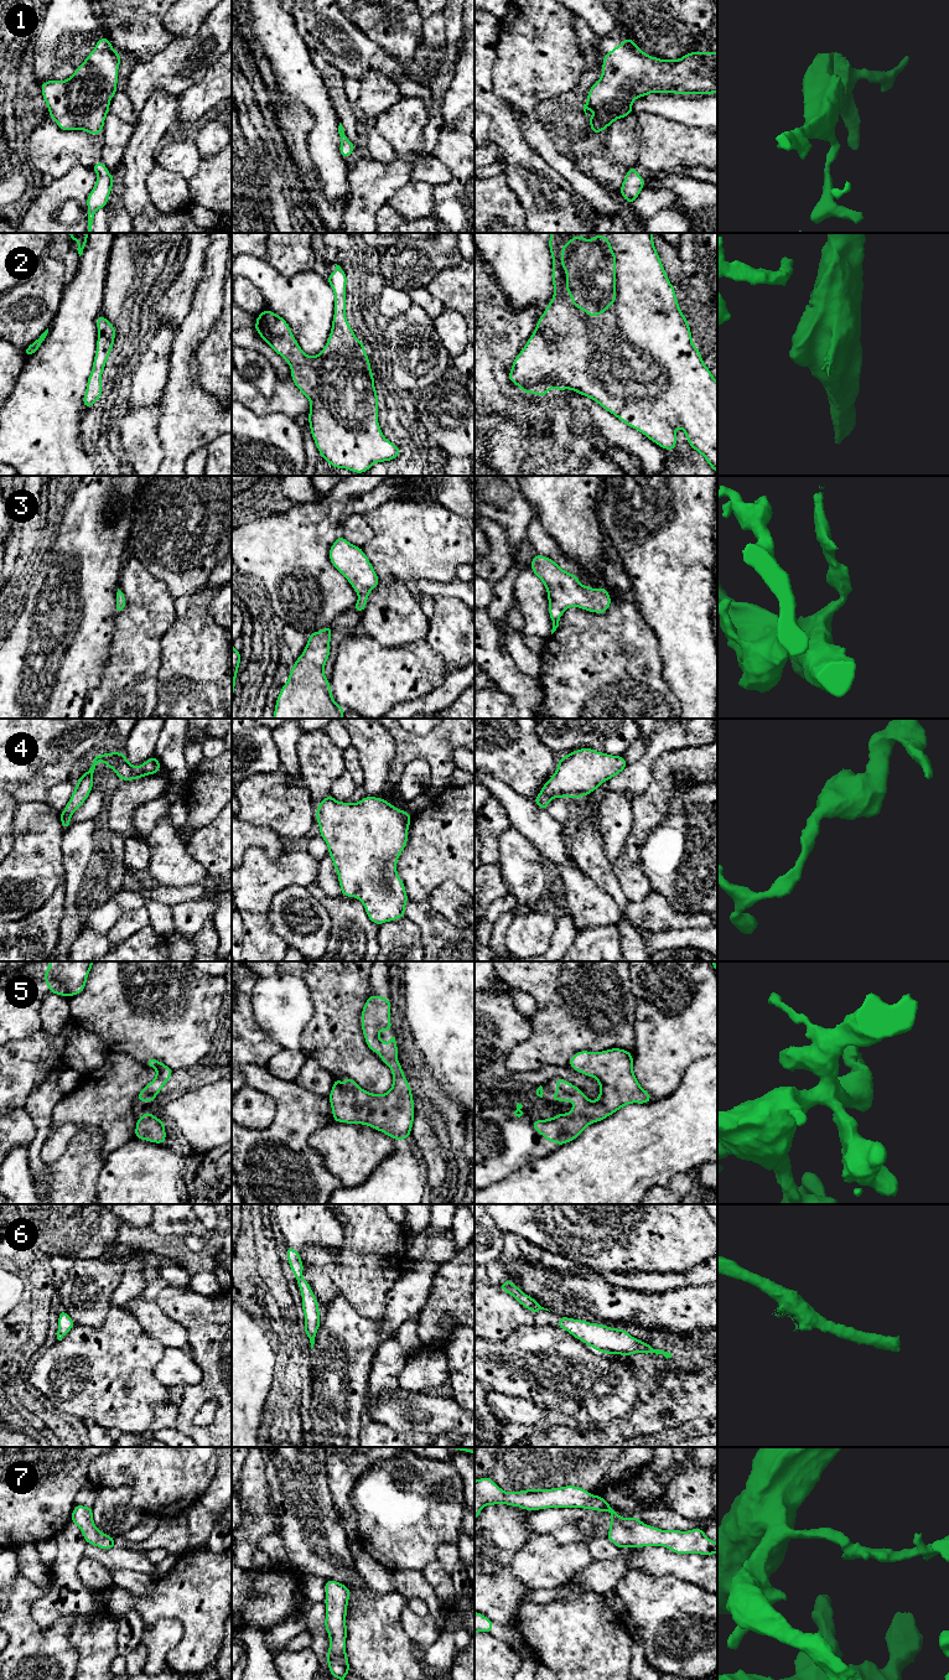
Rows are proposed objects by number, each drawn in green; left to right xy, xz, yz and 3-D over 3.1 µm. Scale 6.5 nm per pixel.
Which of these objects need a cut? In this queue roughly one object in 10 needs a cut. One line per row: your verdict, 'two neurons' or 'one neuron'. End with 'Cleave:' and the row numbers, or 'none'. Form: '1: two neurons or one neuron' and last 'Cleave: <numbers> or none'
1: one neuron
2: one neuron
3: one neuron
4: one neuron
5: one neuron
6: one neuron
7: one neuron
Cleave: none

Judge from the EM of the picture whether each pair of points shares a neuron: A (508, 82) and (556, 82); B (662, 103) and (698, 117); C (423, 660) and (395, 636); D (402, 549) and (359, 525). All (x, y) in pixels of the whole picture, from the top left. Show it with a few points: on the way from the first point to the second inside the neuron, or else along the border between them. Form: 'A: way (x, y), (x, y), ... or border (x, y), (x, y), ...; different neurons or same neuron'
A: way (520, 81), (544, 81); same neuron
B: way (670, 105), (689, 109); same neuron
C: border (424, 638), (399, 644), (379, 644), (376, 641); different neurons
D: border (364, 516), (373, 532), (373, 537), (362, 548); different neurons

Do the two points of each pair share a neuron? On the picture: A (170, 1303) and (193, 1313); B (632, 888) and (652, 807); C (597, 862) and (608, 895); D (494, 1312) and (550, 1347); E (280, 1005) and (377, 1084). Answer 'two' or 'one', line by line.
A: one
B: one
C: one
D: two
E: two

